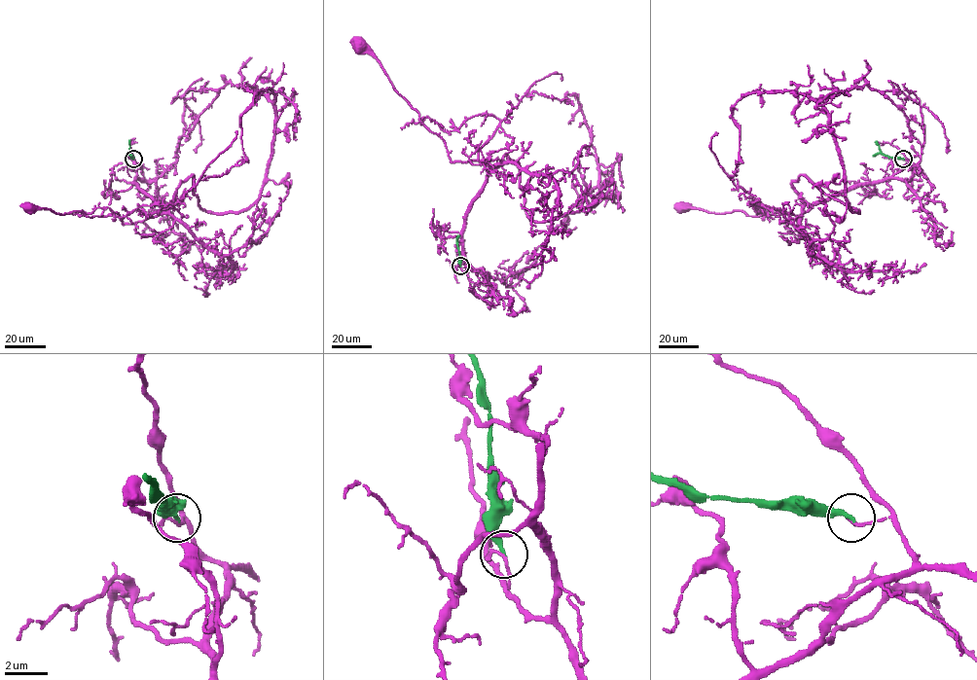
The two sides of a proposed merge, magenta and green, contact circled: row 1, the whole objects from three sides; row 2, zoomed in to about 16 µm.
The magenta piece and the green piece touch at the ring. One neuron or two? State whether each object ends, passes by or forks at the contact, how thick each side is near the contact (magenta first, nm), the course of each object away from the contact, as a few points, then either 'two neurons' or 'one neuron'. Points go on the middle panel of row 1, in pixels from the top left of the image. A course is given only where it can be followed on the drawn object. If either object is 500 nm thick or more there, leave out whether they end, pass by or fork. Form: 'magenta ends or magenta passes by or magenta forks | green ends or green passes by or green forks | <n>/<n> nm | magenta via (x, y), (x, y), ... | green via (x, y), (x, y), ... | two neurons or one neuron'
magenta ends | green ends | 170/240 nm | magenta via (460, 266), (465, 271), (466, 213), (490, 166), (452, 162), (446, 142), (358, 44) | green via (460, 266), (456, 238) | two neurons

